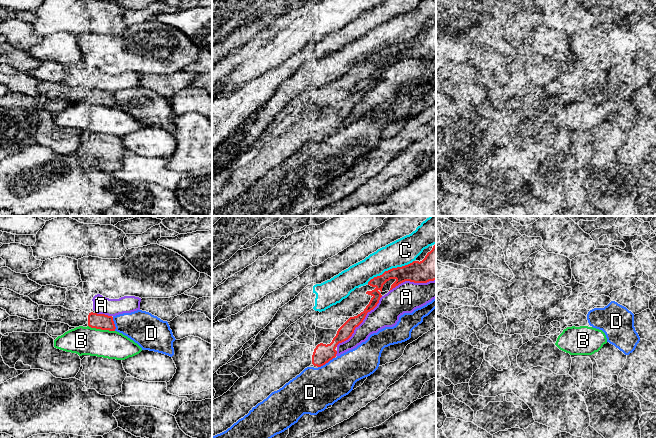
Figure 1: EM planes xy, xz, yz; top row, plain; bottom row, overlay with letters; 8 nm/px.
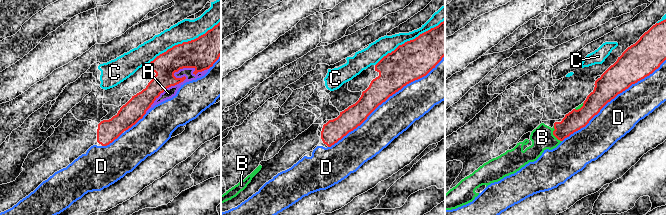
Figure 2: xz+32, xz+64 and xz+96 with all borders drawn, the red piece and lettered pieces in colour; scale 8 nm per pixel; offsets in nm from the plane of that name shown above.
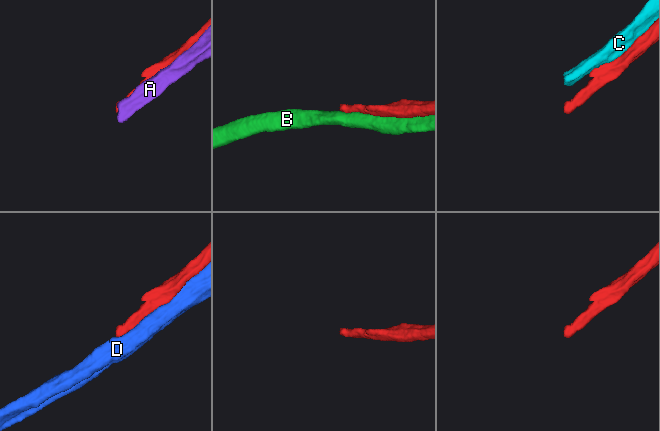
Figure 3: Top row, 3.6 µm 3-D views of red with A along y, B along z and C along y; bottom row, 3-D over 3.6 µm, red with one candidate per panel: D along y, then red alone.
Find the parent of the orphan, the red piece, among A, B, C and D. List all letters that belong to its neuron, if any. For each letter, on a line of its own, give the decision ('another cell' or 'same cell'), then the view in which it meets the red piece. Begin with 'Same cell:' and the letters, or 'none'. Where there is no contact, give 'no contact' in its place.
Same cell: none
A: another cell | xz
B: another cell | xy
C: another cell | xz
D: another cell | xz

